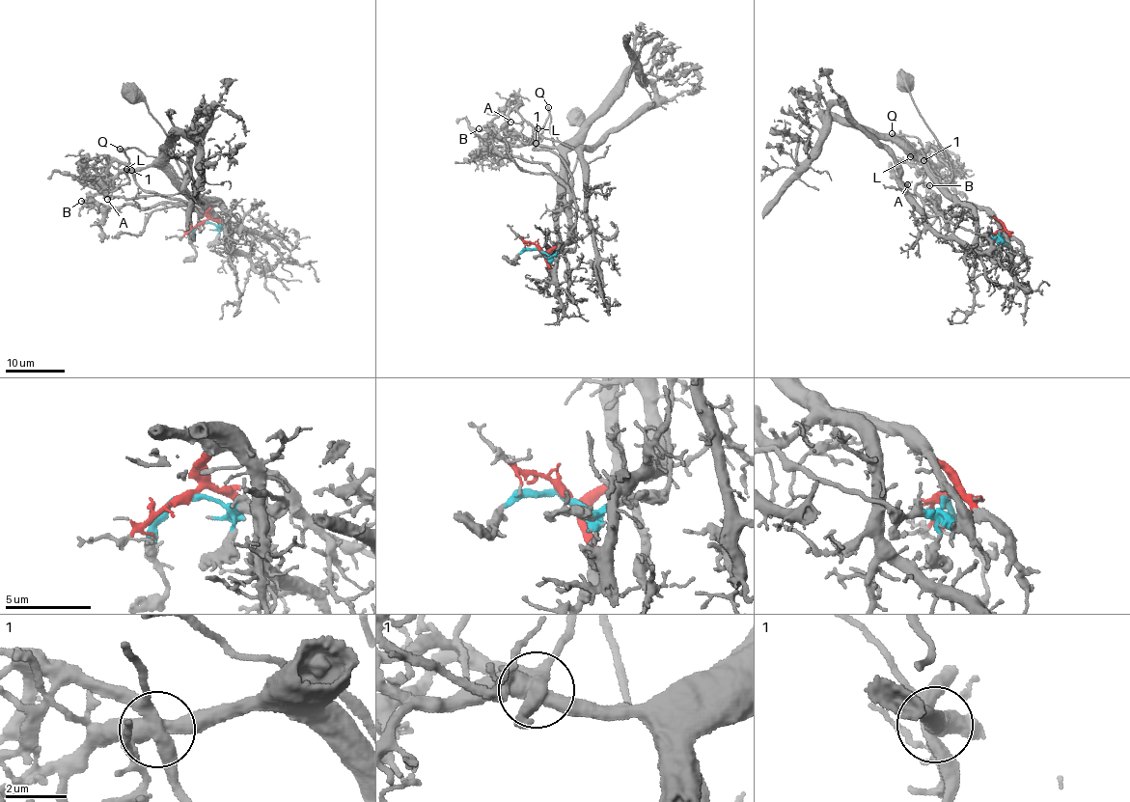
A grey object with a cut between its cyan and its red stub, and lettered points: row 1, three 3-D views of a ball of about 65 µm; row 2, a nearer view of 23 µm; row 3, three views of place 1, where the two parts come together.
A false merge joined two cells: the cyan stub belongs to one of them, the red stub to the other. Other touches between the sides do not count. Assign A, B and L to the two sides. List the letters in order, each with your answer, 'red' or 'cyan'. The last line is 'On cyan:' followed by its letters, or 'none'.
A: red
B: red
L: red
On cyan: none

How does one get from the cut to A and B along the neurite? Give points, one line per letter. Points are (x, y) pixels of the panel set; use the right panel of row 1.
A: (999, 231), (990, 214), (945, 196), (892, 141), (824, 116), (835, 104), (889, 152), (907, 184)
B: (999, 231), (1003, 224), (986, 210), (957, 202), (938, 211), (929, 197), (930, 201), (940, 196), (929, 185)

